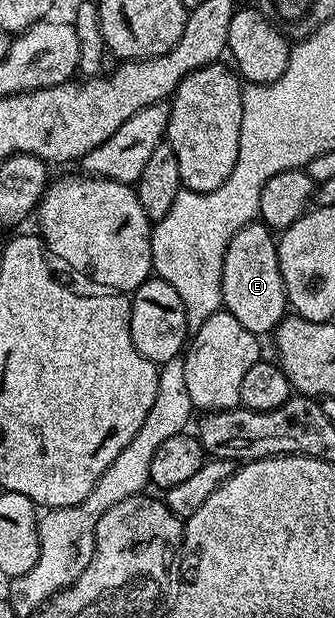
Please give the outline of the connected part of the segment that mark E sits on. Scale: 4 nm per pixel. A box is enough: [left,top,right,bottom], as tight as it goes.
[223,222,287,338]

